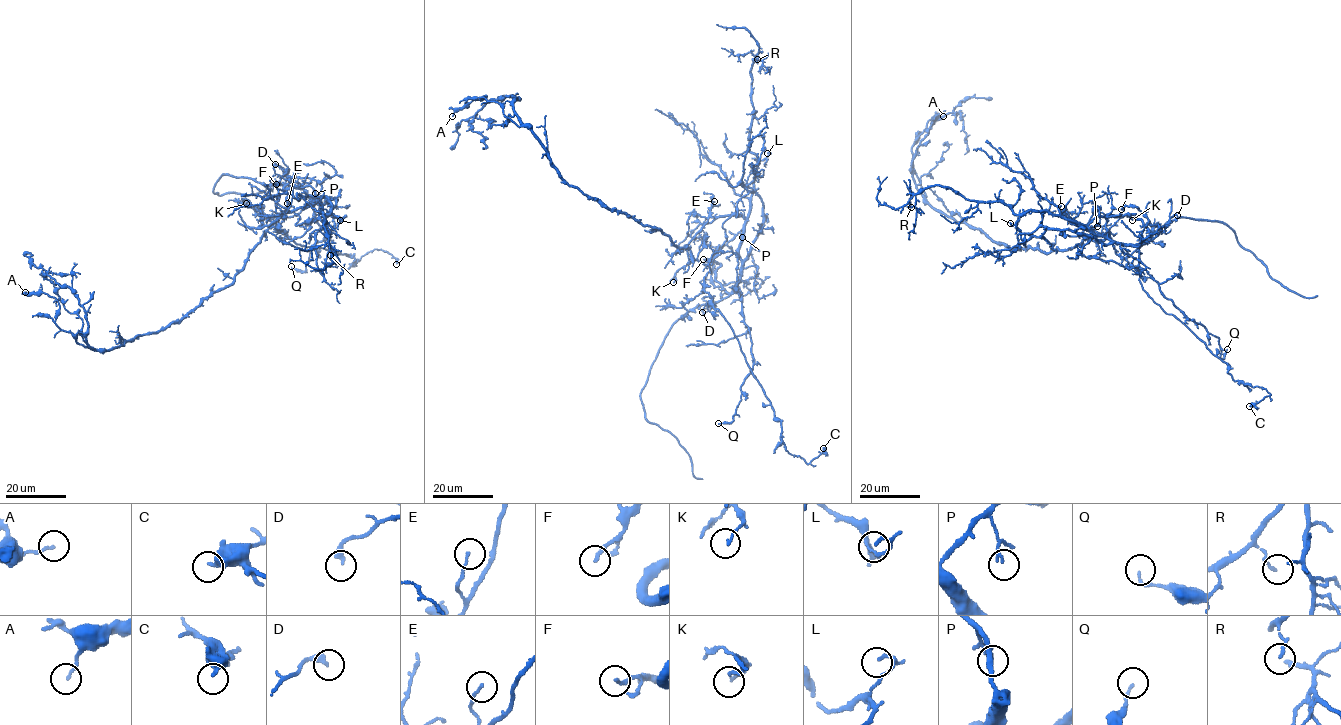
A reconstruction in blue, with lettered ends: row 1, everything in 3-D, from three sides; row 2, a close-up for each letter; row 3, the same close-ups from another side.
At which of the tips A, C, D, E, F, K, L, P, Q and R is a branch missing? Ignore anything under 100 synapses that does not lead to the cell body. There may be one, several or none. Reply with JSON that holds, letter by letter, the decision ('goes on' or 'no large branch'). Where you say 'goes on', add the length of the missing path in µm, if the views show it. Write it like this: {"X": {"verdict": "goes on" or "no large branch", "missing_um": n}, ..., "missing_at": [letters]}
{"A": {"verdict": "no large branch"}, "C": {"verdict": "no large branch"}, "D": {"verdict": "no large branch"}, "E": {"verdict": "no large branch"}, "F": {"verdict": "no large branch"}, "K": {"verdict": "no large branch"}, "L": {"verdict": "no large branch"}, "P": {"verdict": "no large branch"}, "Q": {"verdict": "no large branch"}, "R": {"verdict": "no large branch"}, "missing_at": []}

